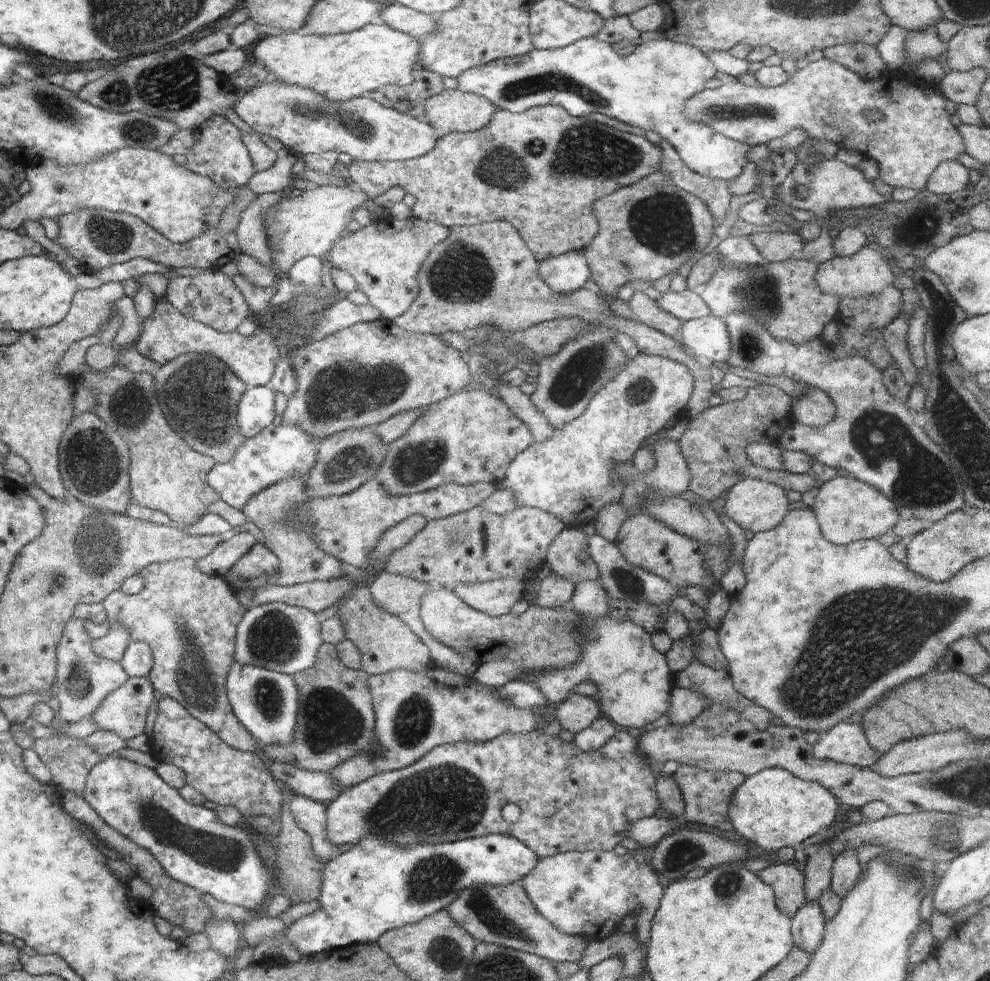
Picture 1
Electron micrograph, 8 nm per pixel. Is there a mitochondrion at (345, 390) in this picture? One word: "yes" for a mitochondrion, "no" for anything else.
yes

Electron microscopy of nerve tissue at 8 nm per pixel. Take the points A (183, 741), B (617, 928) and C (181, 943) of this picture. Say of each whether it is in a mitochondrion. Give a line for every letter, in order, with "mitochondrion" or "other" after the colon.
A: other
B: other
C: other

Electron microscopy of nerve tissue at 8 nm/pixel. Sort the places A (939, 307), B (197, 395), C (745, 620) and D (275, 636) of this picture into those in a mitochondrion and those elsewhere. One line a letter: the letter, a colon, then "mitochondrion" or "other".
A: mitochondrion
B: mitochondrion
C: other
D: mitochondrion

